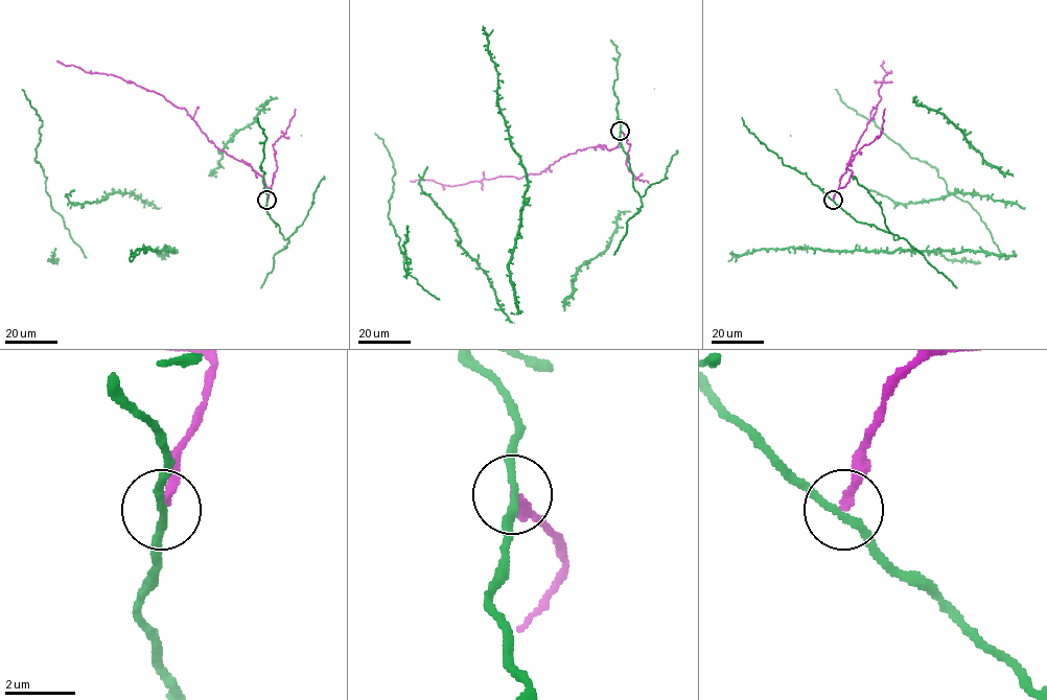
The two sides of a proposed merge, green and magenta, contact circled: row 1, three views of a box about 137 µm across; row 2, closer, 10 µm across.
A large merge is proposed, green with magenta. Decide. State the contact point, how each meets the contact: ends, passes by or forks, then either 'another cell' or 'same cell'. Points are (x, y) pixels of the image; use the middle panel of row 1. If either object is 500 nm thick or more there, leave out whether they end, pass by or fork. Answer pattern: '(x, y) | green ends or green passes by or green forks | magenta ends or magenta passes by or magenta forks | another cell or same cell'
(620, 131) | green passes by | magenta ends | another cell

